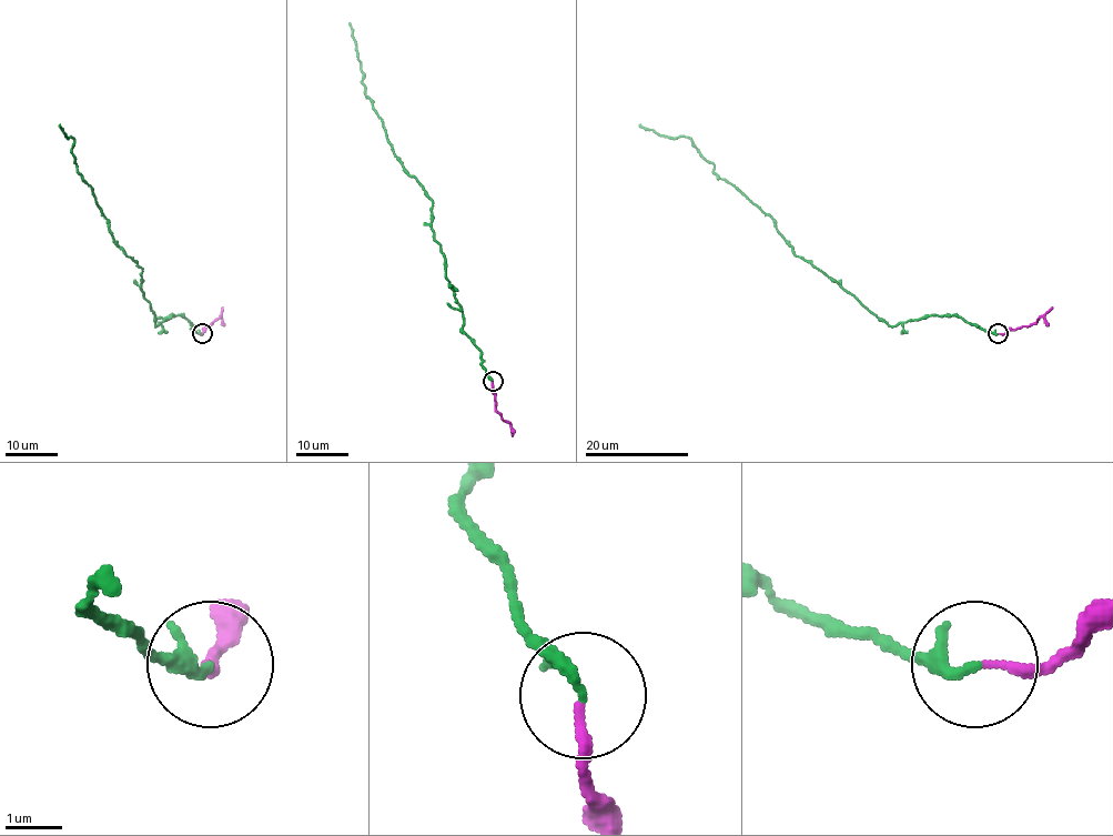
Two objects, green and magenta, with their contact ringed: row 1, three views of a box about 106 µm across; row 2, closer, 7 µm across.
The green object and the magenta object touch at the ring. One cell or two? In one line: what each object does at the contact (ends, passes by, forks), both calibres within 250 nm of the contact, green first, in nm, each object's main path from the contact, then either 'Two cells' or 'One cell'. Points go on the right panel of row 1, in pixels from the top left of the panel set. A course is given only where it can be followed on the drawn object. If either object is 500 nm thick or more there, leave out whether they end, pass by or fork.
At the ring green passes by. At the ring magenta ends. Thickness 160 nm (green) against 160 nm. Course of green: (998, 334), (947, 315), (889, 326), (793, 252), (775, 221), (712, 172), (689, 138), (639, 124). Course of magenta: (998, 334), (1034, 323), (1052, 306). One cell

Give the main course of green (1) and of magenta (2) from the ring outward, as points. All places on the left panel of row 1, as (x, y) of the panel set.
1: (202, 334), (185, 316), (155, 326), (142, 269), (113, 239), (78, 172), (72, 138), (59, 124)
2: (202, 334), (205, 326), (220, 316), (222, 306)

